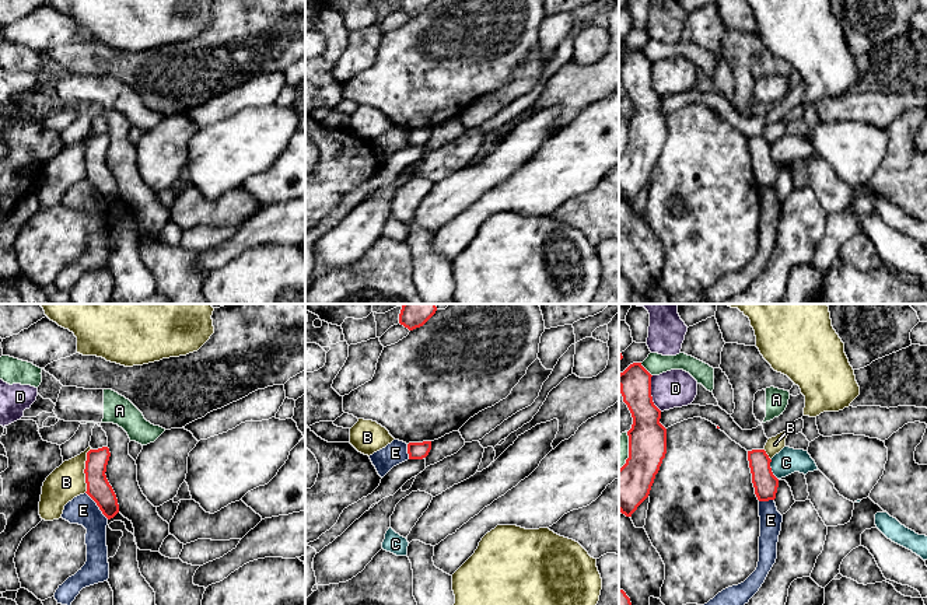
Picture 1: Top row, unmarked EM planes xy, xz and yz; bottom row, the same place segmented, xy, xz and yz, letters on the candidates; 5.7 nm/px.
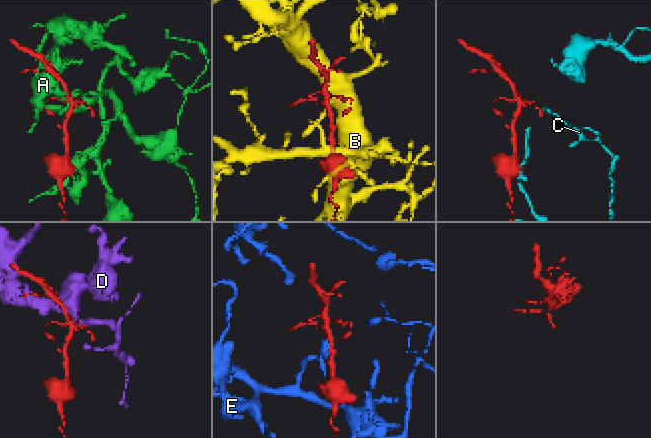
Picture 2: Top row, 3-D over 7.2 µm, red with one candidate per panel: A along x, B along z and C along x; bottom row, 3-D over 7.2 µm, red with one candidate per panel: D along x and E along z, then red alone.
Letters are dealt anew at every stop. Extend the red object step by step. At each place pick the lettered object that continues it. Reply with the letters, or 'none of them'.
none of them

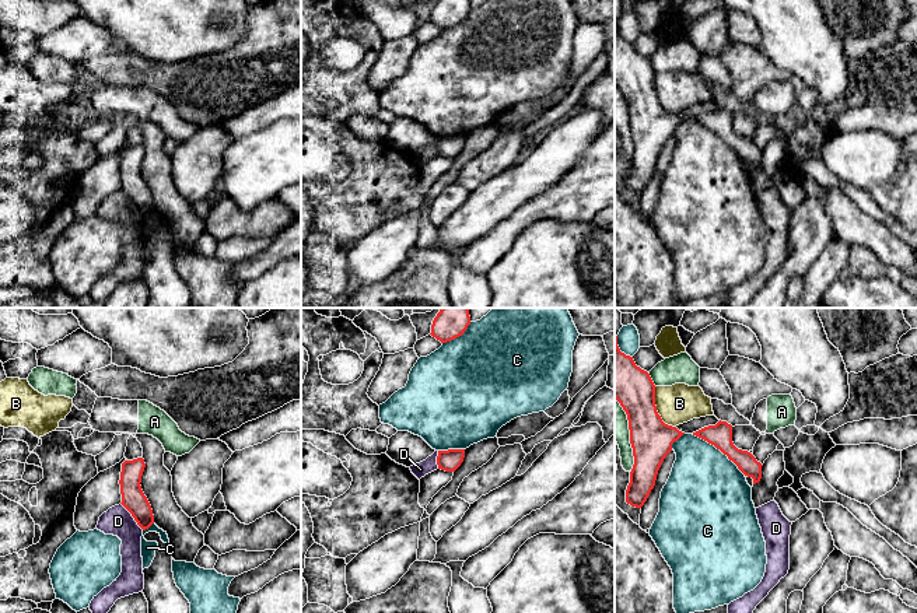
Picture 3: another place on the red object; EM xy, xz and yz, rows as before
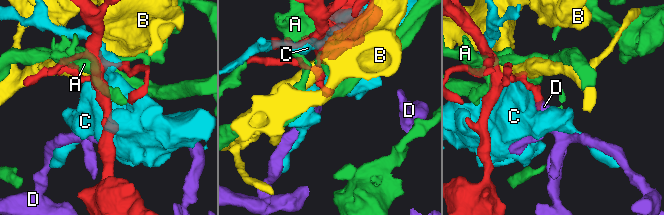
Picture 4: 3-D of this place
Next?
none of them

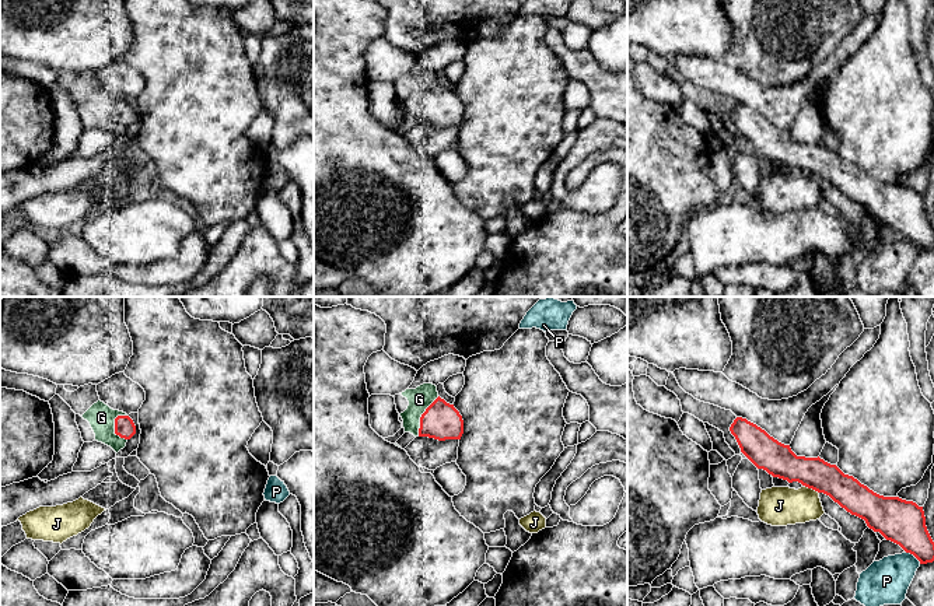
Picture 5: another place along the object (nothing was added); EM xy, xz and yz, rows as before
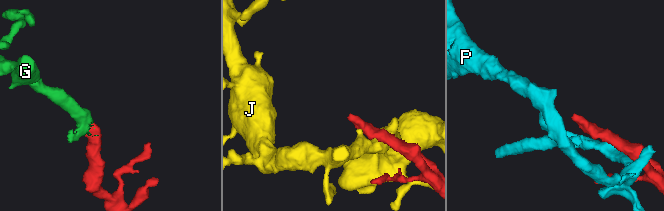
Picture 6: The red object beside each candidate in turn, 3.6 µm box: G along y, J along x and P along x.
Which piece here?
G

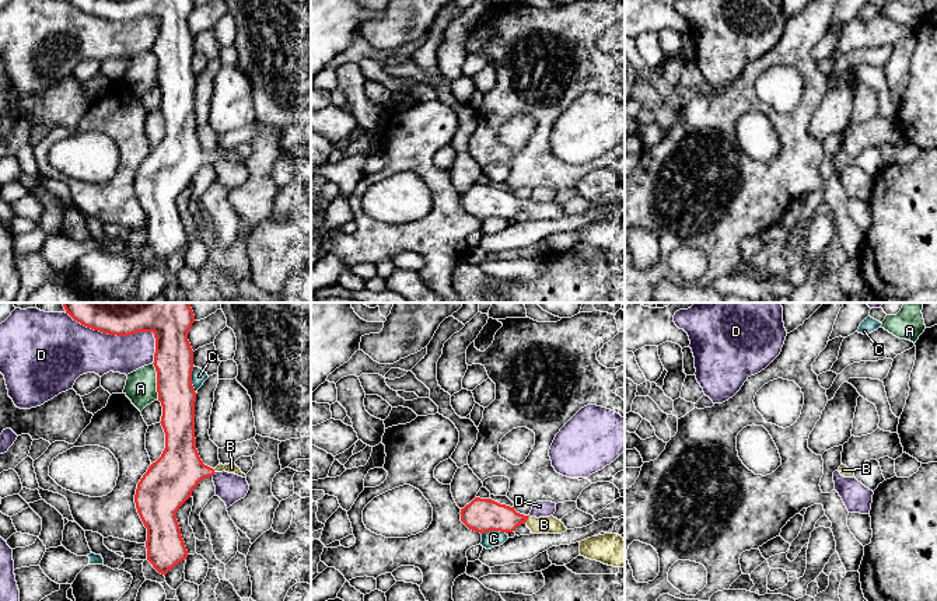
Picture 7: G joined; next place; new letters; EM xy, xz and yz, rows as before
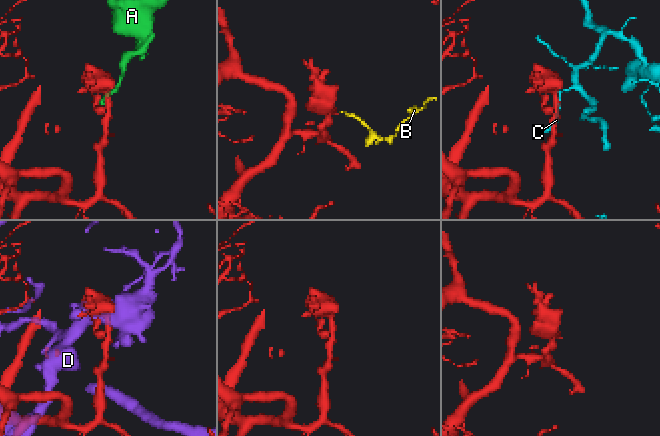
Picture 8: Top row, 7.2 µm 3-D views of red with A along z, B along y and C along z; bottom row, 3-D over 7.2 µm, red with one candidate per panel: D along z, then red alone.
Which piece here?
B

